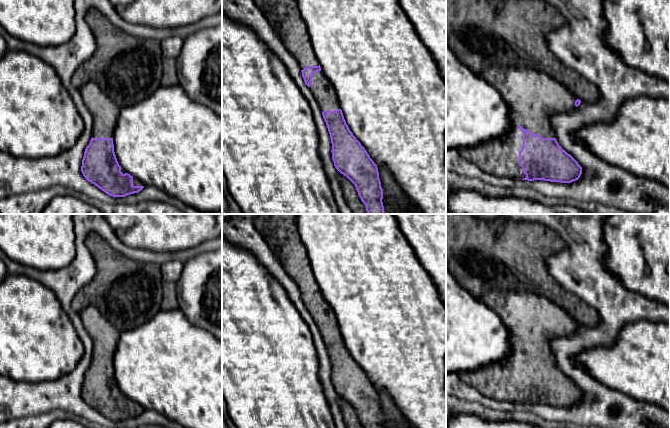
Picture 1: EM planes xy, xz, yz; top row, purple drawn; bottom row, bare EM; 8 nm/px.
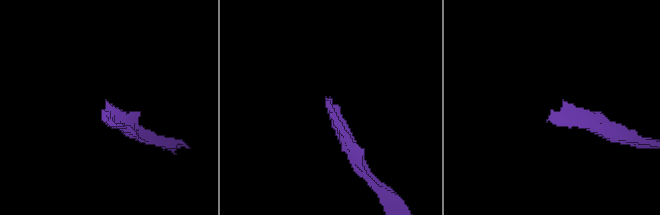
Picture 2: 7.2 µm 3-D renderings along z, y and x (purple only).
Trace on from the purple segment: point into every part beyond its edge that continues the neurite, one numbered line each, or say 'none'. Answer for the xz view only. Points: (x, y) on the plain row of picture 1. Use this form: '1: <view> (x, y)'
1: xz (280, 231)
2: xz (323, 316)

